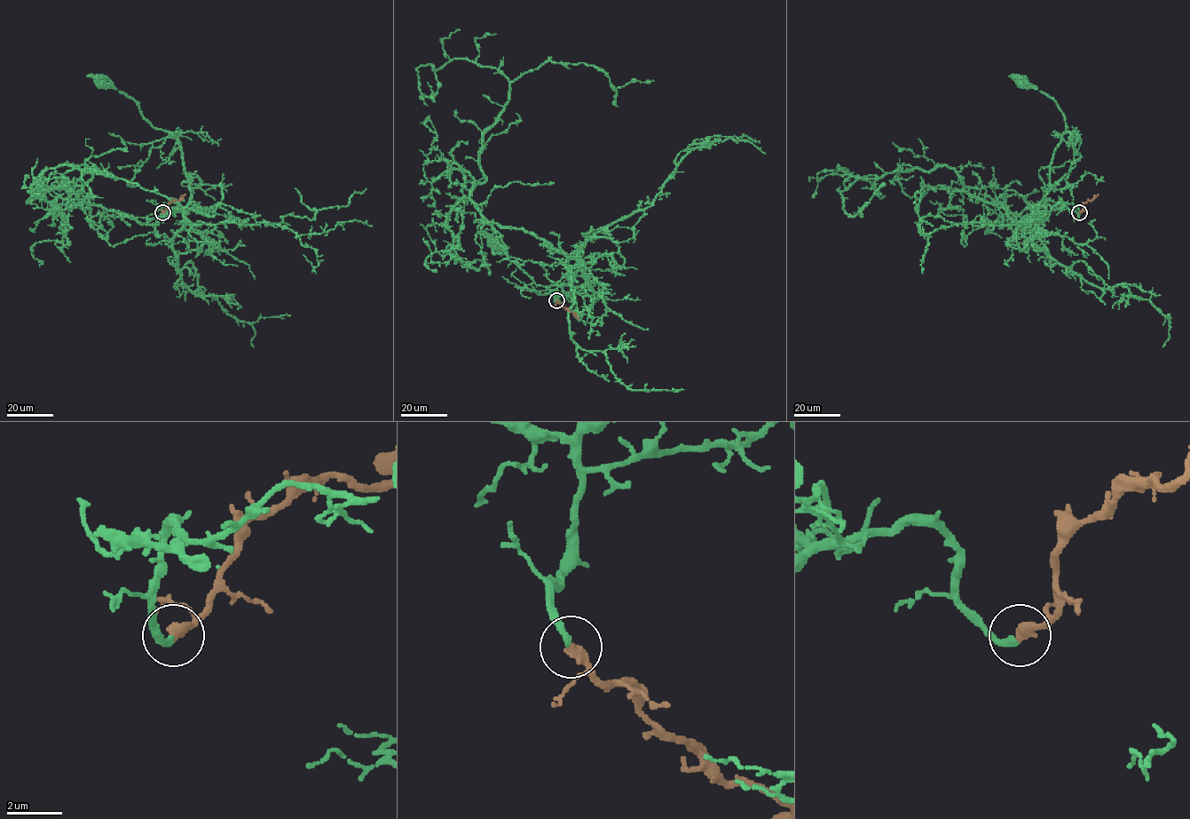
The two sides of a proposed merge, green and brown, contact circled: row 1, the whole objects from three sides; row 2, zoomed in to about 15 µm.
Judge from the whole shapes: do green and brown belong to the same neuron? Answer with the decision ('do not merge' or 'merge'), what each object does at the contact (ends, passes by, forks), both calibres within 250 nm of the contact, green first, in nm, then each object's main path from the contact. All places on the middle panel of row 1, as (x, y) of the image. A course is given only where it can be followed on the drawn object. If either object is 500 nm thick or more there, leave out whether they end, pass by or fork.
merge; green ends there; brown ends there; 240 nm thick on the green side, 400 nm on the other; green runs (556, 299), (556, 283), (579, 258), (584, 268), (578, 270), (566, 285), (537, 285), (494, 241); brown runs (556, 299), (579, 319)

